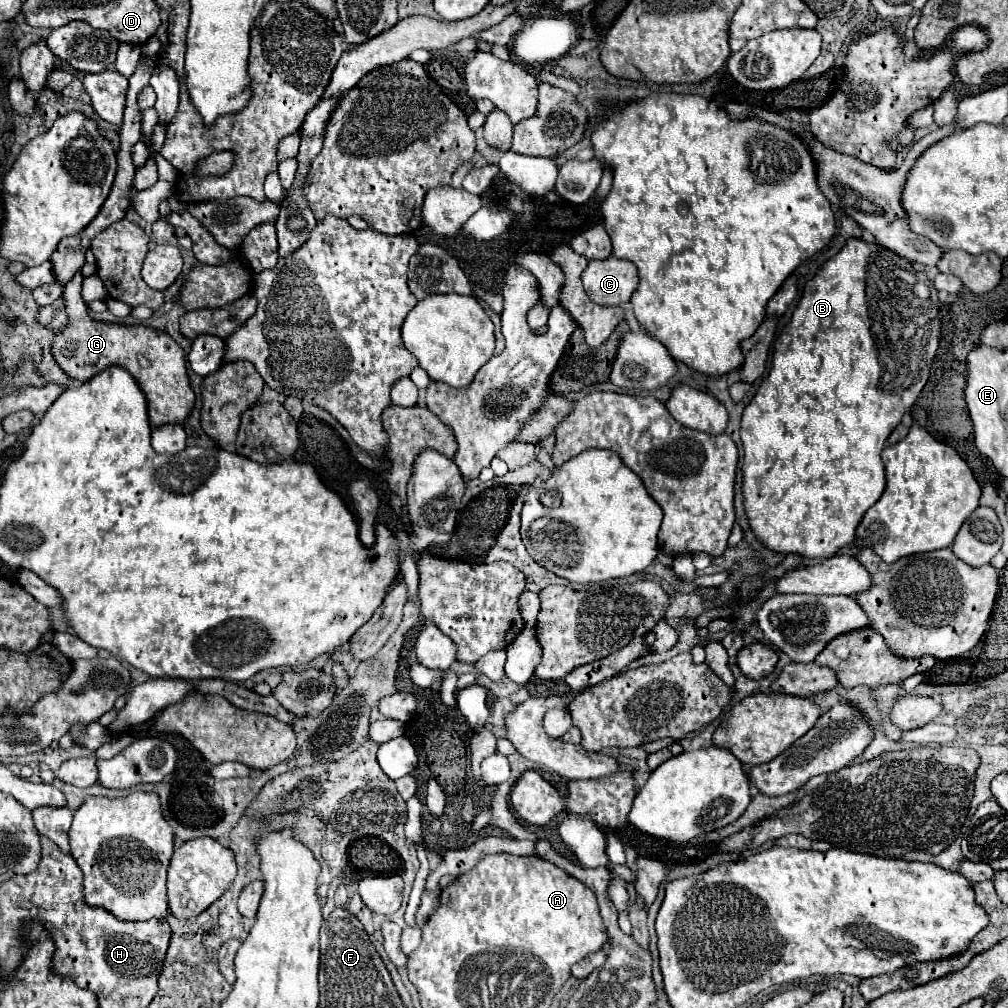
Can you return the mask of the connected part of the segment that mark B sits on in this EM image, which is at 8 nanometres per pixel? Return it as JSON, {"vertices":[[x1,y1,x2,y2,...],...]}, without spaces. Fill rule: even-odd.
{"vertices":[[847,239,845,247,833,255,829,261,825,261,813,279,809,279,803,287,803,297,791,315,789,323,783,327,779,335,779,343,773,347,773,359,769,375,763,379,761,387,757,389,755,397,743,411,741,421,741,441,745,449,743,457,743,495,745,495,745,511,751,523,751,529,755,535,769,547,779,553,801,553,809,559,825,559,839,551,839,547,851,545,855,539,855,527,865,515,865,511,881,497,885,489,885,471,881,463,881,451,885,447,887,437,891,431,901,423,903,413,917,401,921,395,921,389,925,387,929,379,929,371,933,365,933,359,939,349,939,337,941,337,941,317,939,317,939,297,933,283,927,279,925,273,917,271,913,265,903,267,897,263,897,255,893,251,881,249,877,243,867,243,863,239],[895,269,901,269,905,281,895,275]]}

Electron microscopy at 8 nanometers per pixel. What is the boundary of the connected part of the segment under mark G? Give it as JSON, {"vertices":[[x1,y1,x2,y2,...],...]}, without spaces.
{"vertices":[[77,271,75,277,65,283,63,297,69,313,69,325,65,327,65,333,55,337,53,343,53,355,57,363,65,369,65,373,71,379,79,381,91,379,109,365,119,365,127,369,143,389,149,405,149,421,153,427,163,427,169,423,185,425,195,405,195,393,189,385,183,357,185,351,181,349,181,345,177,345,169,333,153,327,93,321,87,315,87,305,81,299,81,283,83,283,81,271]]}

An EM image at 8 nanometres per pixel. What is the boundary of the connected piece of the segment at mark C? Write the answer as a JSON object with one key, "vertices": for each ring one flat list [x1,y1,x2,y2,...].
{"vertices":[[613,255,603,261,589,261,583,271,585,293,597,305,625,305,637,285,637,267,631,261,623,261]]}

